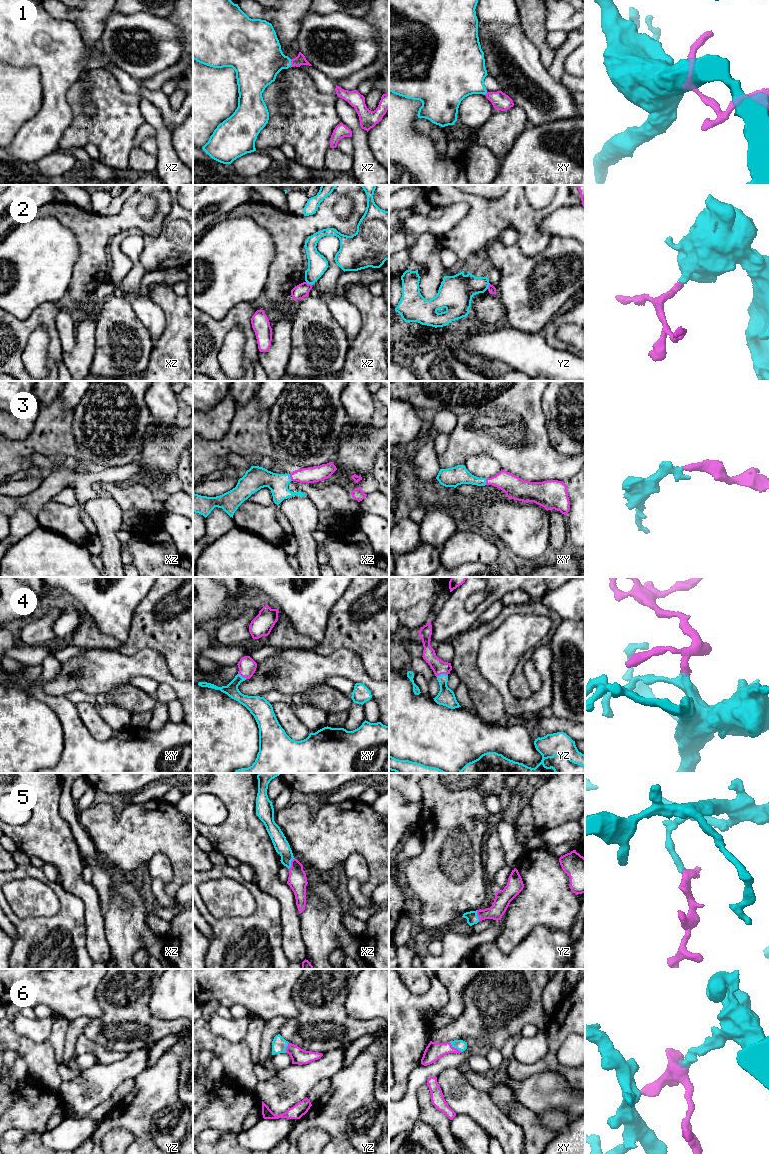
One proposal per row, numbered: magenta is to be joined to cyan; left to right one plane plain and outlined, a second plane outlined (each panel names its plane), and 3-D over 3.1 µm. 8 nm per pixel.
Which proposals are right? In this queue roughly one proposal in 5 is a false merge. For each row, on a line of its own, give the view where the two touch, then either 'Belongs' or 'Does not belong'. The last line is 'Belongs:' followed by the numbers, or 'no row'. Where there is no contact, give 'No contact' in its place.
1: Touches cyan in xz. Belongs
2: Touches cyan in xz. Does not belong
3: Touches cyan in xz. Belongs
4: Touches cyan in yz. Belongs
5: Touches cyan in yz. Belongs
6: Touches cyan in xy. Belongs
Belongs: 1, 3, 4, 5, 6

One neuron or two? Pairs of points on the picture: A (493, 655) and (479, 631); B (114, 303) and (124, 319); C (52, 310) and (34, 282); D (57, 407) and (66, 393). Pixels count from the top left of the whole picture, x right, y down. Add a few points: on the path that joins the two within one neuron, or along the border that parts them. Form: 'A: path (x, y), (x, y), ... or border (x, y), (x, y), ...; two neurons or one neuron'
A: border (501, 622), (480, 641), (477, 660); two neurons
B: path (114, 307), (120, 315); one neuron
C: border (54, 302), (42, 303), (29, 317); two neurons
D: border (58, 397), (63, 406), (72, 411); two neurons

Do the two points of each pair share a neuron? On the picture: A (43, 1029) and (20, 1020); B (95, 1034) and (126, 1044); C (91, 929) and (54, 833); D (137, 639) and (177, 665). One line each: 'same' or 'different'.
A: same
B: same
C: same
D: same

